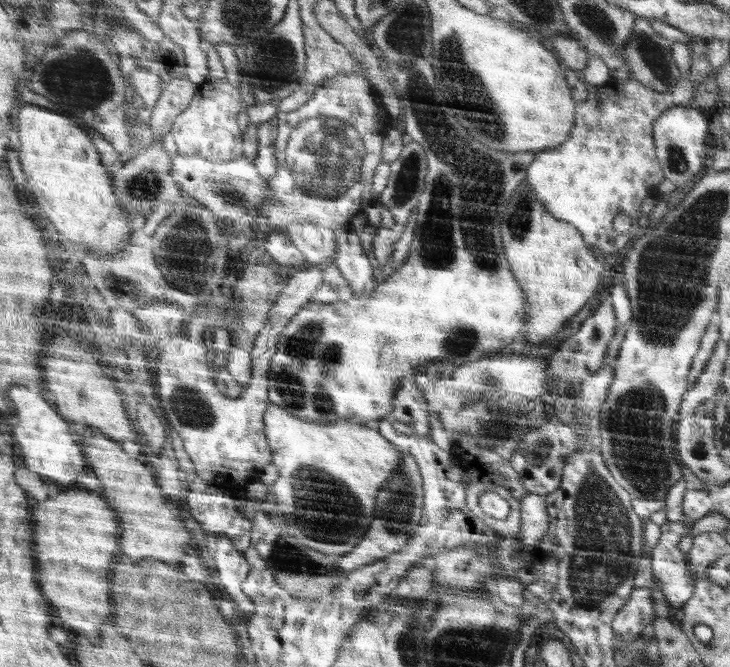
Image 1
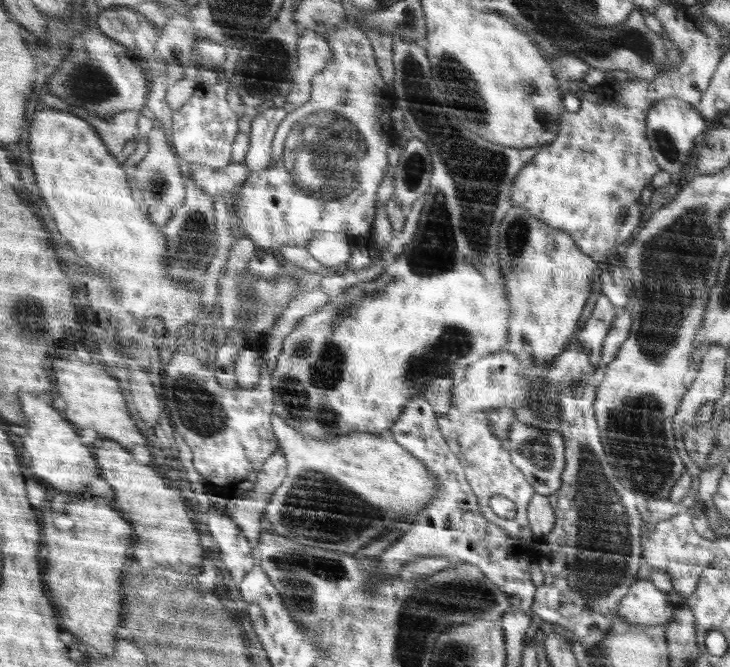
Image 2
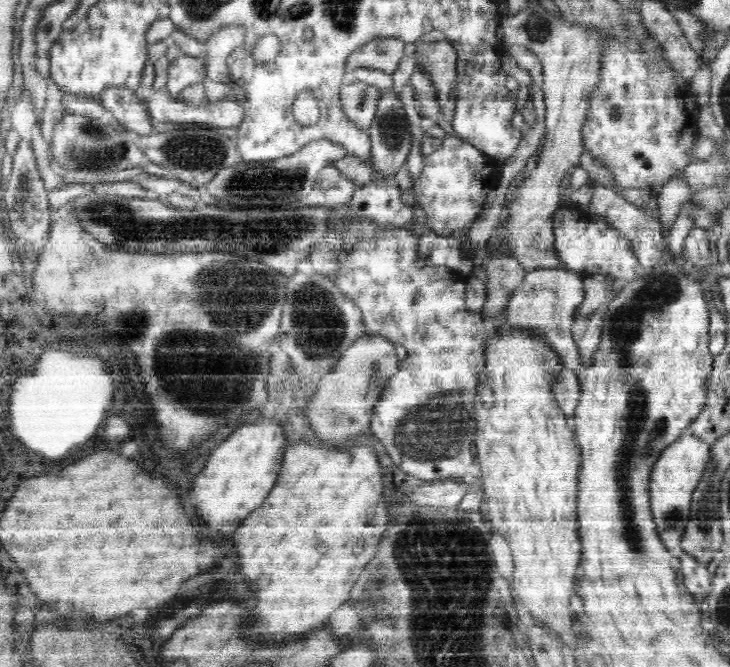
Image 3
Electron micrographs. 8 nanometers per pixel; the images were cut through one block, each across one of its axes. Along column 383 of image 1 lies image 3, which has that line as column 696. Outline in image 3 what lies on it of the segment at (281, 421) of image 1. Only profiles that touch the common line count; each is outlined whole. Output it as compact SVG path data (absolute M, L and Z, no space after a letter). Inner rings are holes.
M690 427L683 430L683 434L675 443L666 446L660 452L656 464L652 466L650 472L650 508L656 526L660 528L660 538L662 542L672 550L679 544L687 527L689 515L691 514L691 501L693 492L698 486L699 480L703 478L707 464L711 462L713 454L713 444L703 437L692 435Z

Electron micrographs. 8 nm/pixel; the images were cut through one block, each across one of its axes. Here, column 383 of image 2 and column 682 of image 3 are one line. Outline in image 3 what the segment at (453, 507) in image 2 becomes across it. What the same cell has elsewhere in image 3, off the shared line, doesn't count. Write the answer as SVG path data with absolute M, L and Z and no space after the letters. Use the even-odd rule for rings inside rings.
M683 552L679 557L682 566L681 571L684 574L684 584L688 592L694 597L695 602L703 602L704 598L711 591L712 578L714 573L710 574L704 564L700 564L696 558Z

